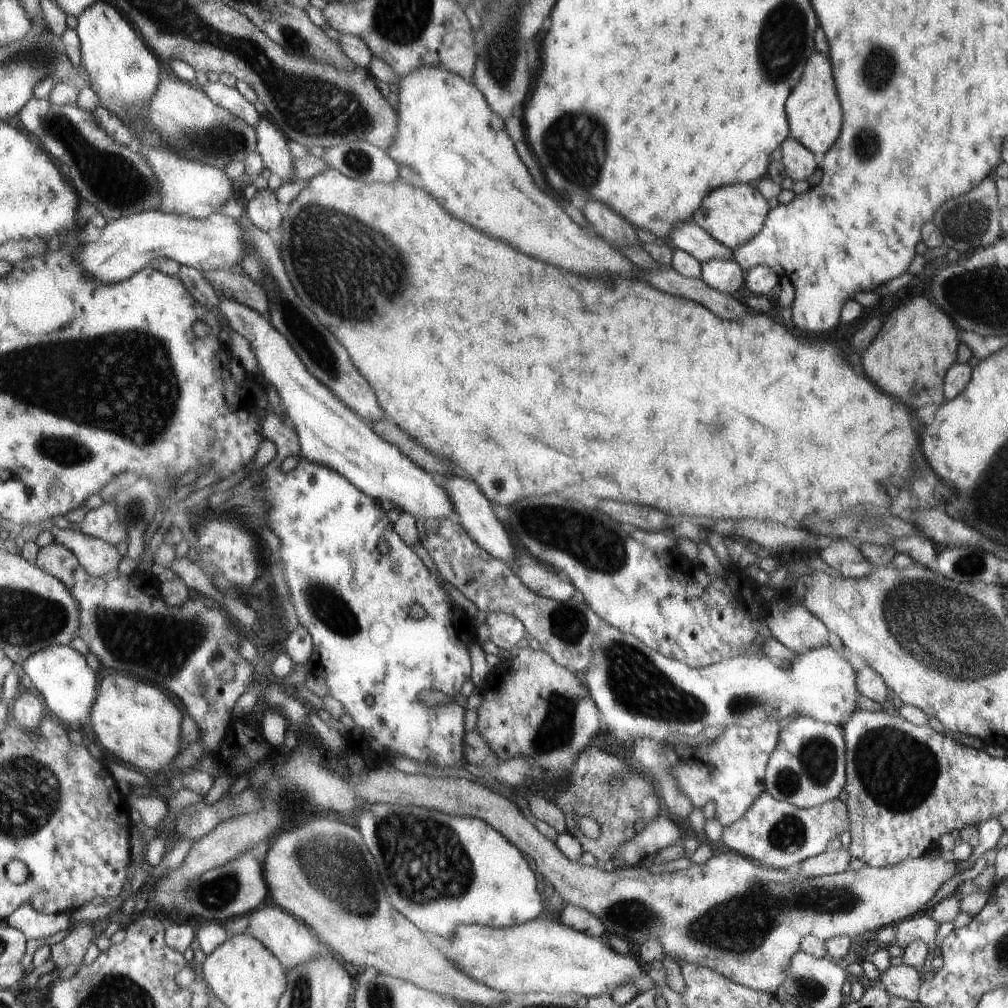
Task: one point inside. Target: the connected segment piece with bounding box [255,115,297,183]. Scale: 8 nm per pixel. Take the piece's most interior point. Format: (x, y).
(272, 147)

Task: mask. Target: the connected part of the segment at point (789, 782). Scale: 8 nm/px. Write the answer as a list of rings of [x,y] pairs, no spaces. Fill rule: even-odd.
[[[808,716],[786,721],[780,729],[778,745],[766,764],[765,792],[800,809],[838,799],[846,785],[847,751],[843,734],[842,727],[824,724]]]

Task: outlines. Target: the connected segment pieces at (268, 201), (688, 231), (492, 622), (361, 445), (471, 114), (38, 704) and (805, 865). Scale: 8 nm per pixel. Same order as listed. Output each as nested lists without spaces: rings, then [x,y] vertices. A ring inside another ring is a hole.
[[[269,189],[258,191],[254,198],[248,201],[244,212],[250,222],[264,232],[280,232],[280,224],[284,220],[285,210],[276,199],[275,192]]]
[[[694,220],[678,222],[672,234],[668,236],[668,243],[683,252],[689,253],[701,264],[715,259],[733,259],[733,250],[720,245],[709,236]]]
[[[503,611],[488,612],[486,614],[486,625],[490,630],[490,641],[499,649],[511,649],[517,647],[520,640],[528,637],[522,622],[511,613]]]
[[[221,296],[219,310],[227,324],[244,336],[258,360],[259,373],[280,396],[284,414],[292,421],[299,439],[299,448],[307,460],[327,465],[344,476],[373,501],[389,500],[400,511],[410,513],[414,519],[442,519],[454,517],[451,501],[443,486],[428,472],[413,464],[392,444],[377,436],[368,422],[348,409],[324,384],[321,384],[306,368],[294,352],[286,336],[272,326],[272,322],[260,316],[256,310]]]
[[[419,67],[400,77],[397,86],[397,134],[385,152],[398,167],[410,168],[419,177],[419,187],[442,204],[444,210],[490,238],[510,244],[514,250],[556,268],[582,276],[618,274],[637,279],[638,269],[621,251],[602,237],[589,236],[586,230],[572,221],[557,199],[538,188],[520,160],[504,120],[492,111],[473,83],[441,67]]]
[[[21,689],[12,706],[12,721],[23,725],[29,733],[38,728],[39,723],[46,715],[46,708],[39,695],[33,690]]]
[[[845,848],[829,851],[819,856],[804,860],[800,864],[800,873],[807,878],[836,875],[849,871],[852,858]]]

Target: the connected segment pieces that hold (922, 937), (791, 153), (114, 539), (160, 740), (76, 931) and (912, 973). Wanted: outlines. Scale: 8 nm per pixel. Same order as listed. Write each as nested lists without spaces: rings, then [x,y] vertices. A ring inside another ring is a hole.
[[[918,914],[898,923],[895,942],[906,949],[912,942],[923,941],[926,944],[935,942],[939,924],[926,914]]]
[[[789,137],[782,145],[782,165],[786,168],[788,178],[807,180],[818,167],[819,157],[805,148],[796,138]]]
[[[110,504],[90,510],[80,523],[80,529],[83,534],[104,540],[114,546],[128,539],[126,528],[118,520],[118,514]]]
[[[118,672],[100,679],[90,724],[104,748],[152,777],[158,776],[158,770],[166,770],[174,754],[180,751],[182,717],[182,712],[160,688],[146,679]]]
[[[80,921],[69,931],[68,936],[50,946],[51,960],[56,968],[82,965],[88,947],[94,942],[94,930],[89,922]]]
[[[907,965],[891,966],[880,973],[879,981],[884,990],[891,996],[908,1000],[909,1002],[919,1001],[919,989],[922,972],[914,970]]]

